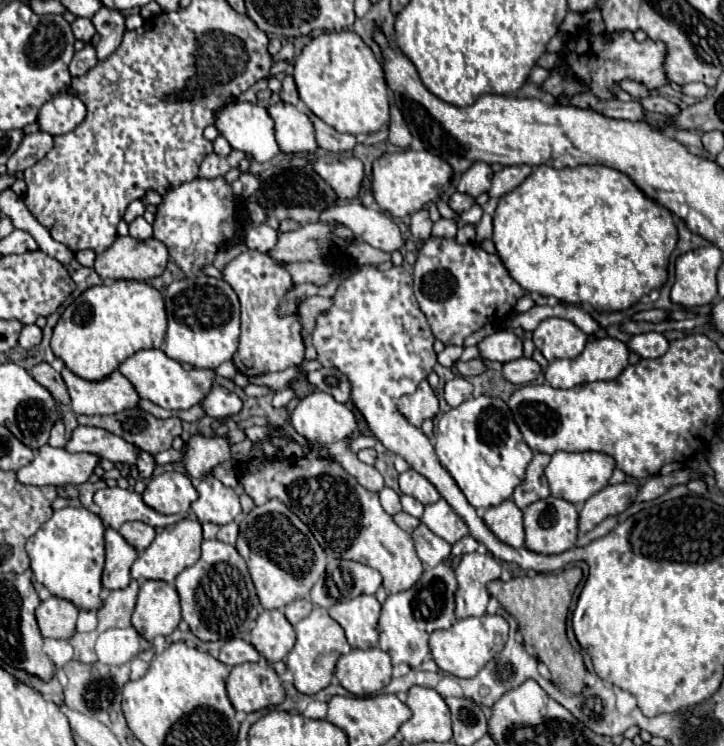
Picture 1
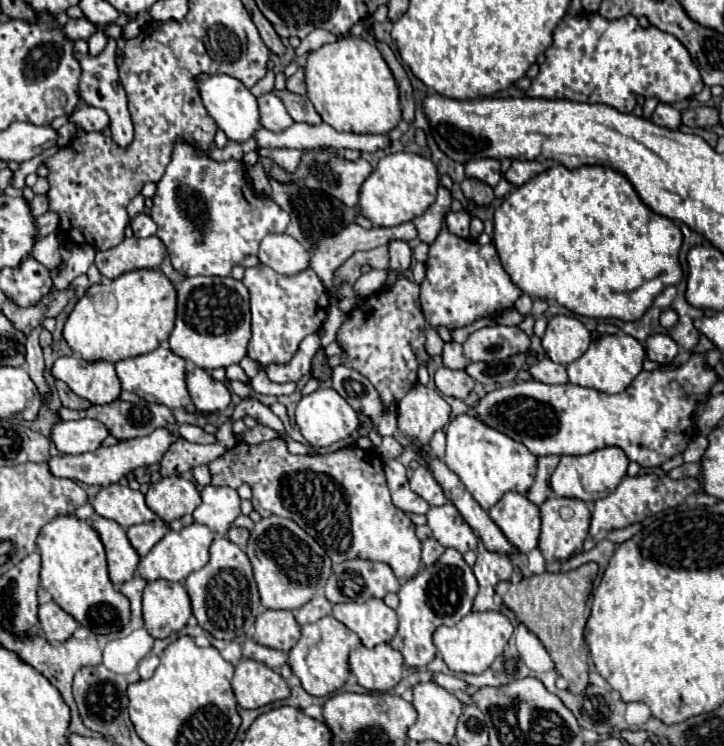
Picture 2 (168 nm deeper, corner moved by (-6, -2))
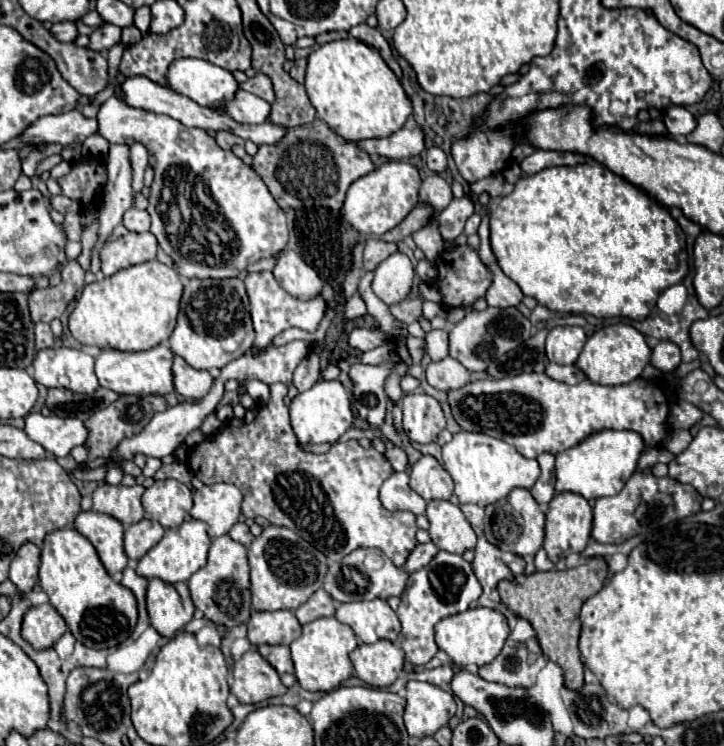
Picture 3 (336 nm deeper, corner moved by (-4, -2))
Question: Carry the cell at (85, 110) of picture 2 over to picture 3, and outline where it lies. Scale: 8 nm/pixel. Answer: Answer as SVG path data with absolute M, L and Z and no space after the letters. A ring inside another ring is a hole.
M110 97L106 103L102 103L96 119L100 123L100 135L110 143L142 143L148 149L156 171L148 195L148 213L152 217L150 231L156 235L158 245L172 257L180 275L188 279L238 277L248 265L262 257L274 257L286 247L286 215L272 199L264 181L232 151L218 147L206 131L188 129L182 123L176 123L176 119L168 119L168 115L152 115L150 111L128 107L118 97Z

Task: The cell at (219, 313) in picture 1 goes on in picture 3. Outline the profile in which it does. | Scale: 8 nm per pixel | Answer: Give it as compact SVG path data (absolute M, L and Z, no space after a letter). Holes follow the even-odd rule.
M238 277L222 279L222 281L220 279L190 279L184 287L178 325L170 337L172 353L180 355L194 369L222 369L230 361L250 351L252 345L254 345L254 329L252 329L252 319L248 313L248 295L246 295L242 279Z

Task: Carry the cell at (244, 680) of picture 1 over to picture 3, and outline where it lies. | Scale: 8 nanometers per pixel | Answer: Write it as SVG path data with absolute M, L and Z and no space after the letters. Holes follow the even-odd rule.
M246 651L232 667L234 683L230 691L238 697L240 703L260 703L268 697L284 695L286 687L282 685L276 669L256 651Z

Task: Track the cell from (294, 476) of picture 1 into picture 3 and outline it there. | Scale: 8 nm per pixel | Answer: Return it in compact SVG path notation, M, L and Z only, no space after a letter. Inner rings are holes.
M274 383L274 385L270 385L270 399L268 399L268 403L262 403L262 405L258 405L258 407L254 407L254 409L248 409L242 419L232 417L228 423L222 425L220 433L208 435L208 437L204 437L204 441L200 441L198 445L194 445L194 447L190 449L190 457L186 459L186 463L190 465L194 477L198 477L204 485L220 483L220 479L222 479L224 483L232 483L232 485L240 487L240 491L242 491L242 495L244 495L244 501L242 501L242 513L244 513L244 517L258 517L258 515L260 515L260 517L268 519L272 525L280 525L280 527L288 527L290 531L296 531L302 539L308 539L308 543L312 543L318 551L322 551L330 561L340 561L342 557L346 557L346 555L352 553L354 549L358 549L358 547L370 547L370 545L372 545L372 547L378 547L396 567L402 567L404 561L406 561L406 557L410 555L410 551L418 545L418 541L416 541L416 531L418 531L418 527L416 527L416 515L414 515L414 513L410 513L410 511L404 511L404 513L402 513L402 511L388 511L388 509L382 507L382 503L380 503L380 499L378 499L380 485L384 483L384 479L388 479L388 477L394 473L390 461L388 461L382 453L378 453L376 449L364 449L356 439L336 441L336 443L332 443L330 451L326 451L326 453L304 451L304 449L300 447L300 443L298 443L292 427L290 427L288 407L286 407L284 401L282 401L284 397L286 397L286 385L284 385L284 383Z

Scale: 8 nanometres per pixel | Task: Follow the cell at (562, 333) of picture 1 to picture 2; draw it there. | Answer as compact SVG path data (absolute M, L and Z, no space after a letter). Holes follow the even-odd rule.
M556 315L548 321L542 347L554 363L570 365L590 347L590 333L576 317Z

